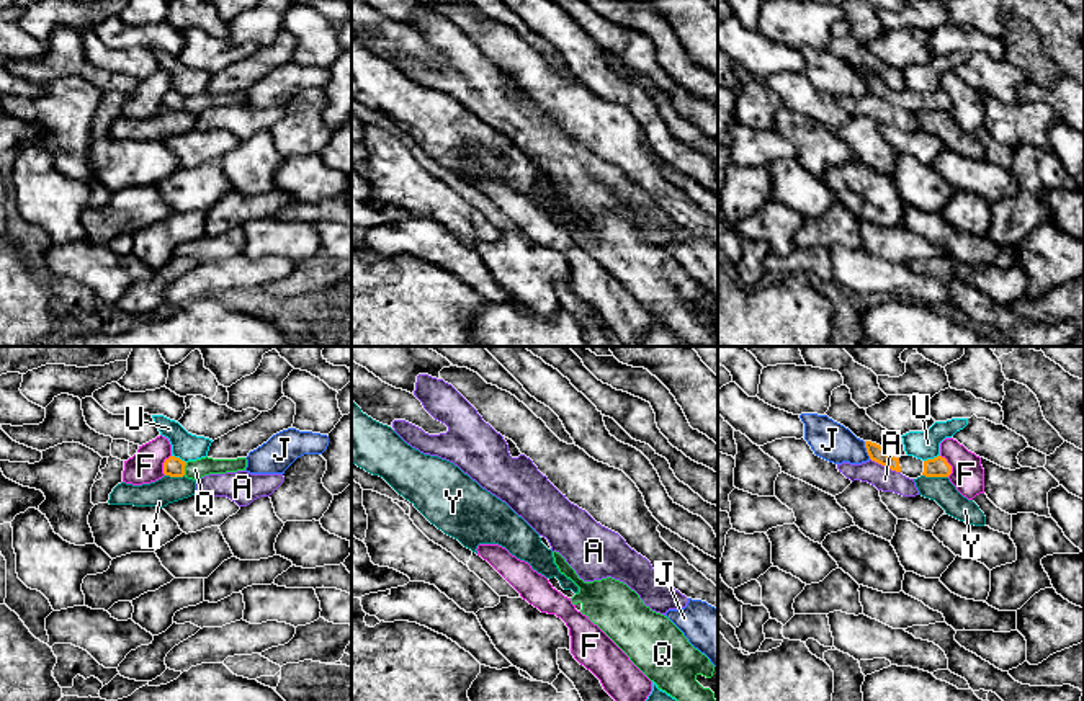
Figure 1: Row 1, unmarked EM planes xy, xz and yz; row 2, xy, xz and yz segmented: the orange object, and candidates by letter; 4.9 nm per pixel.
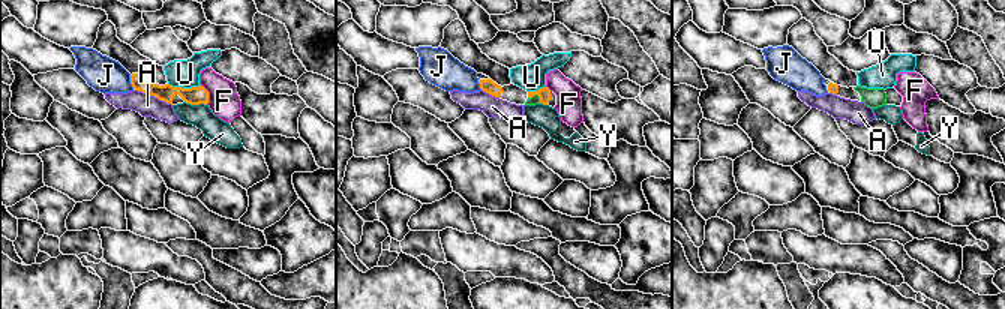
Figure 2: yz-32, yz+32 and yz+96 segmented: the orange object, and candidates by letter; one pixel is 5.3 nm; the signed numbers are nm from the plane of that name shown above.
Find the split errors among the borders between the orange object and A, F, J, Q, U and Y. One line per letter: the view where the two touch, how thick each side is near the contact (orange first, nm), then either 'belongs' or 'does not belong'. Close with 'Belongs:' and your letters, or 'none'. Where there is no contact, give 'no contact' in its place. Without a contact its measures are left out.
A: yz | 80/120 nm | does not belong
F: yz | 100/160 nm | does not belong
J: yz | 80/190 nm | does not belong
Q: xy | 100/100 nm | belongs
U: yz | 100/140 nm | does not belong
Y: yz | 100/120 nm | does not belong
Belongs: Q

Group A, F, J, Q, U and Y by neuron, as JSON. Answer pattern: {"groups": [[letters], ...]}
{"groups": [["A"], ["F"], ["J"], ["Q"], ["U"], ["Y"]]}

